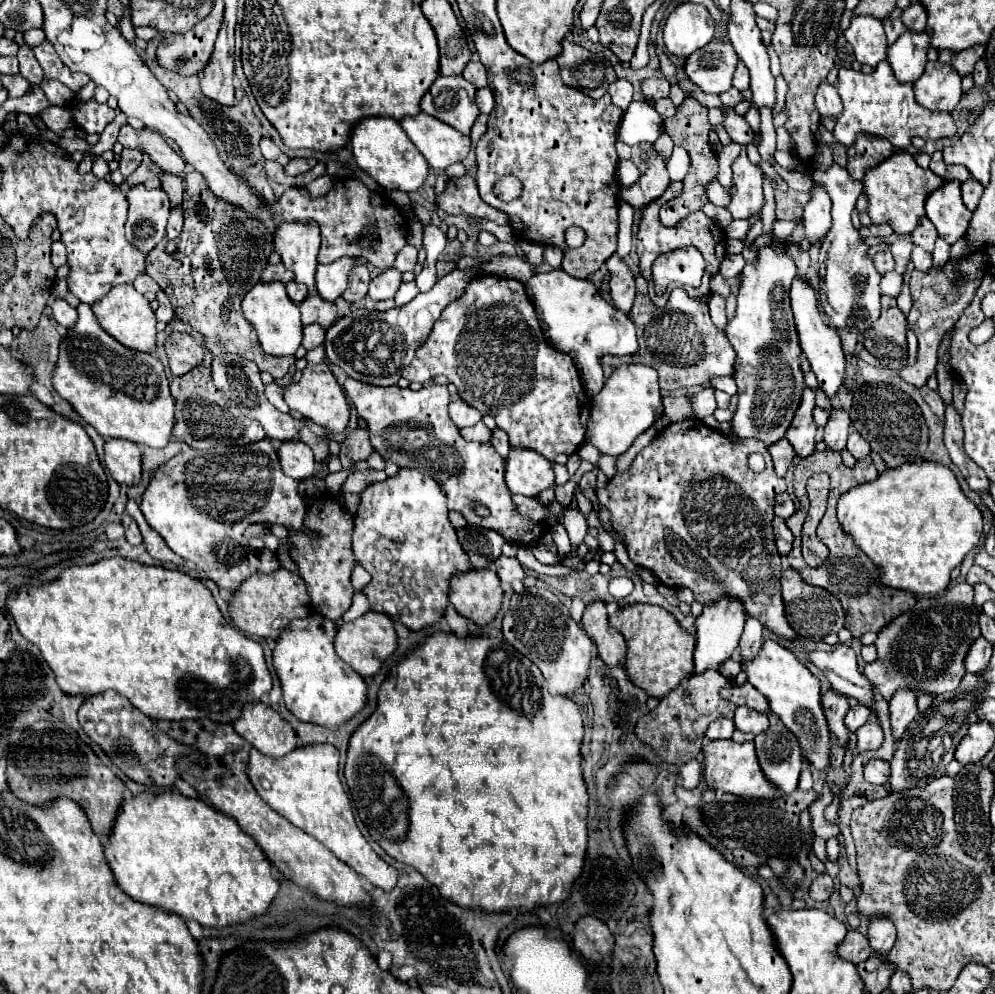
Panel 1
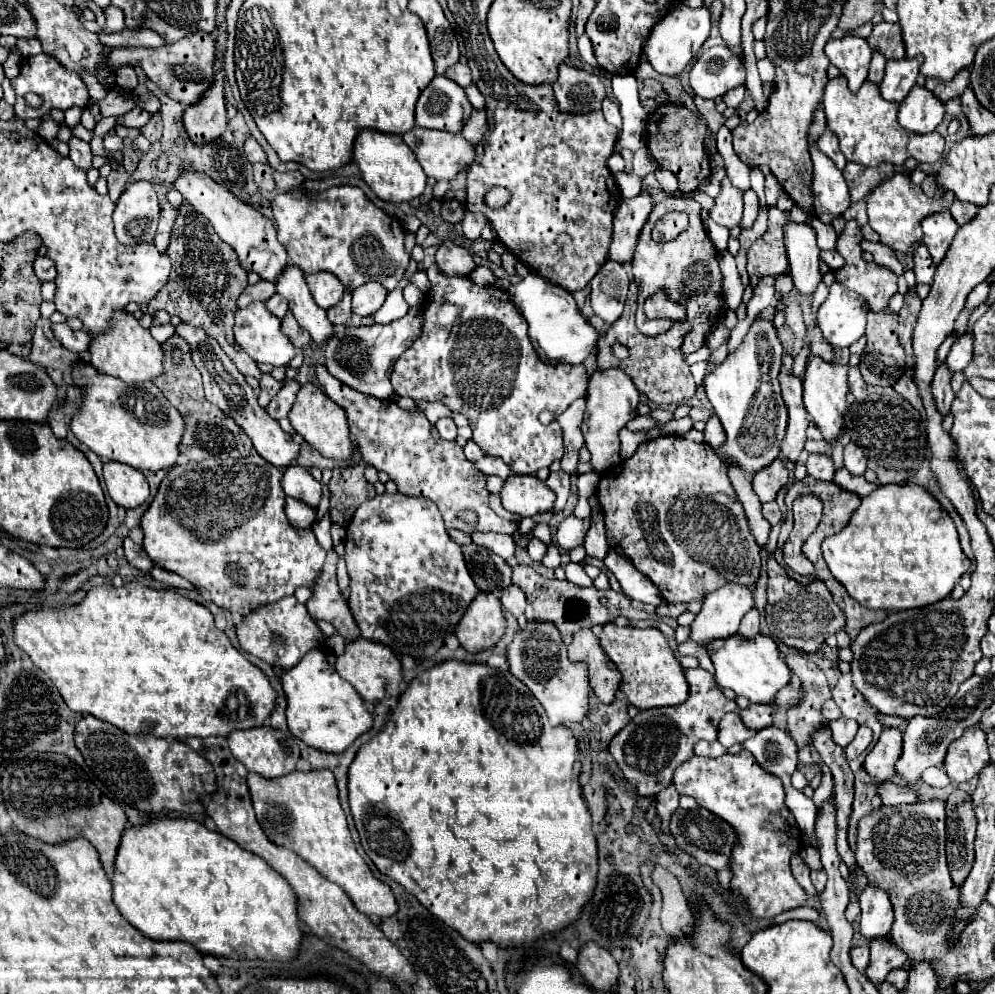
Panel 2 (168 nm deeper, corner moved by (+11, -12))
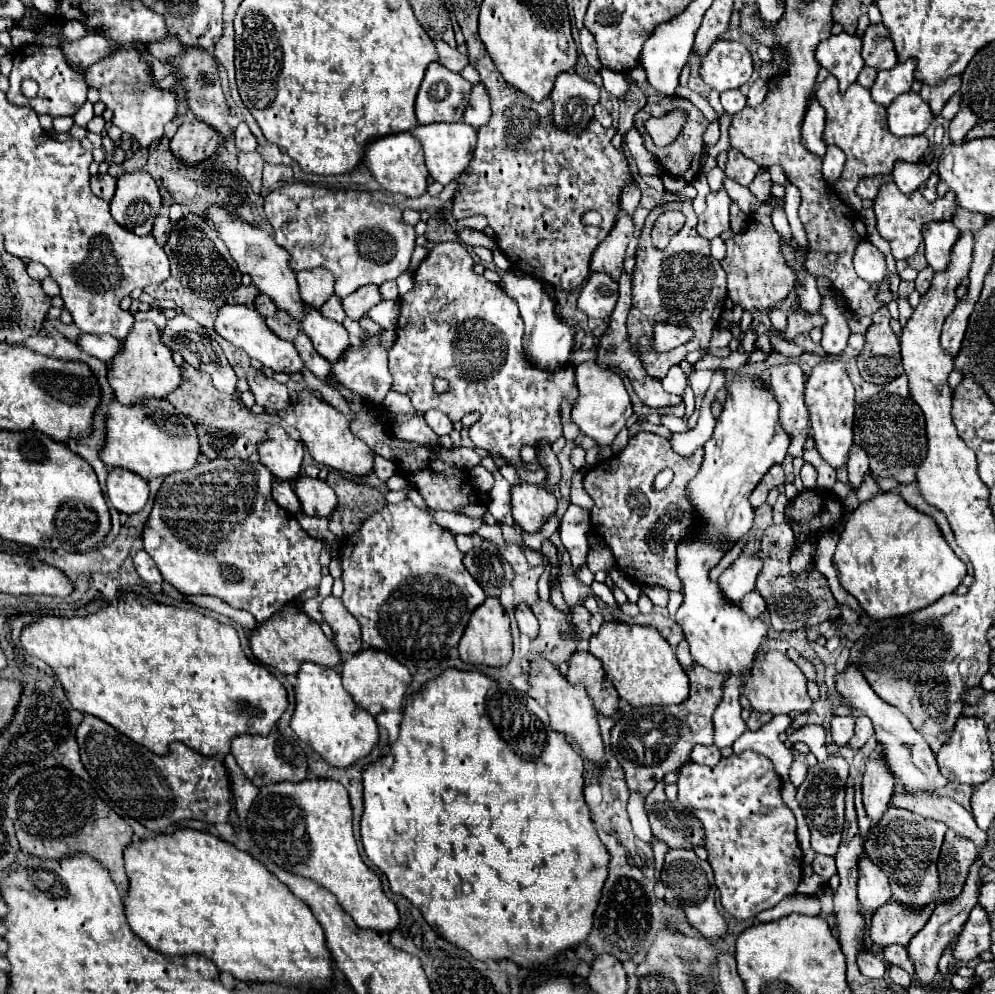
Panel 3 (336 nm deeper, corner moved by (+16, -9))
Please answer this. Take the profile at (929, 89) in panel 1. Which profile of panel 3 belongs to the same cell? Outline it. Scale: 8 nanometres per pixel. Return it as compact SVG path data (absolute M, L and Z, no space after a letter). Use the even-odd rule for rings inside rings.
M916 92L900 94L900 98L896 98L886 112L888 112L888 128L898 138L924 134L924 130L930 126L934 118L930 106Z

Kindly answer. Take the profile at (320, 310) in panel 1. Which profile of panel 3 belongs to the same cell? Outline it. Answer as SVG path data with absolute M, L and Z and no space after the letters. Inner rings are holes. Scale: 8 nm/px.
M278 310L274 316L266 318L266 326L268 326L276 336L280 336L282 340L290 340L290 342L292 342L292 340L296 338L296 334L300 332L298 322L294 322L292 318L288 318L288 314L282 312L282 310Z

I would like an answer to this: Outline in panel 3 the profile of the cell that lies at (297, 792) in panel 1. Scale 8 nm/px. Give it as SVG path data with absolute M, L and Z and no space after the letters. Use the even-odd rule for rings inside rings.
M306 780L306 782L298 782L298 784L280 782L274 786L260 788L260 794L256 796L254 804L248 810L246 830L252 834L252 840L256 842L256 846L274 864L330 890L336 896L338 904L346 910L346 914L352 916L356 926L360 926L364 930L376 930L380 934L382 932L390 934L392 930L396 930L396 926L400 922L398 908L382 892L382 884L380 884L380 878L376 876L376 872L372 872L360 858L360 852L358 852L358 846L354 840L354 832L352 832L350 798L348 798L348 792L344 790L344 786L340 786L340 782L336 782L336 780Z

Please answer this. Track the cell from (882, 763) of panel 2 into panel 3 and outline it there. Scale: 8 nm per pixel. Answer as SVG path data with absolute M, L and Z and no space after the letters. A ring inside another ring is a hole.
M870 758L866 764L866 774L862 778L862 800L864 810L872 824L880 822L884 812L890 808L890 798L894 792L896 778L888 772L880 758Z

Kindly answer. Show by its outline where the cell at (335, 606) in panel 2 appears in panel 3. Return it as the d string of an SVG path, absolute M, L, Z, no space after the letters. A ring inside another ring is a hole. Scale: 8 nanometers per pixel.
M330 595L322 604L320 612L326 624L330 624L334 632L334 642L342 654L354 656L362 650L362 638L360 638L360 624L356 618L344 608L341 599Z

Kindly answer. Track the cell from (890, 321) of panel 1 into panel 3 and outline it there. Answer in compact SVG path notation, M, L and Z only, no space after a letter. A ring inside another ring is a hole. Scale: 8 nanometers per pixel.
M884 304L872 318L872 326L866 332L866 344L858 356L858 370L860 376L866 382L872 384L888 384L894 378L898 378L904 370L902 370L902 358L900 358L900 340L898 336L892 332L890 328L891 315L888 312L888 306Z

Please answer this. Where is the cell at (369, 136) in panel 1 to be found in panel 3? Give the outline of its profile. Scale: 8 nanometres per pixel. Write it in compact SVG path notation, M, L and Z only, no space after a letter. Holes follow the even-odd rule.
M400 132L374 140L366 148L364 164L370 168L378 184L388 192L398 192L408 198L416 198L422 196L428 188L428 170L424 166L424 152L420 142L416 142L416 138L412 138L410 132Z

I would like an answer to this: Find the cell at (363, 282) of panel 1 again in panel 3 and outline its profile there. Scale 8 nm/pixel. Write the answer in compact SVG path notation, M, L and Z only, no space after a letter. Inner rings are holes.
M332 296L330 300L324 302L324 306L320 308L320 314L322 314L324 318L336 320L336 322L342 322L342 320L346 318L346 314L344 314L344 310L342 310L342 304L340 304L340 298L336 298L336 296Z

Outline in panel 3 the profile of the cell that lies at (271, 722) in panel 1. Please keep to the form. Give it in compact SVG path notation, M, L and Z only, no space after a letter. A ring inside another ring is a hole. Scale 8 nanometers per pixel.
M272 732L270 736L236 736L236 740L232 740L232 756L246 778L258 788L276 782L300 782L308 776L308 762L300 740L280 732Z

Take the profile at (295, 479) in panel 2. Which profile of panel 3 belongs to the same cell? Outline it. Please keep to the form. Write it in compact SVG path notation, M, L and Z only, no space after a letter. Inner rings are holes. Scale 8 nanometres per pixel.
M300 476L296 480L296 494L300 498L302 510L308 516L328 518L338 504L336 492L326 482L314 480L314 478L308 478L308 476Z

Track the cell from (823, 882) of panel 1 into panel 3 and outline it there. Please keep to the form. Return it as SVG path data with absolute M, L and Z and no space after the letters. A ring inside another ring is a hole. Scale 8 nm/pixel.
M816 854L814 862L812 862L812 868L816 874L820 874L824 880L830 880L834 874L836 874L836 864L834 864L834 858L828 858L824 854Z

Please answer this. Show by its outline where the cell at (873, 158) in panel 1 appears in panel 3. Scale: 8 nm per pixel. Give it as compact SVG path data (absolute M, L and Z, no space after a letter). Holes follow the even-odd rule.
M888 174L888 176L862 178L862 180L860 180L860 184L858 184L858 188L856 188L856 194L858 194L862 200L866 200L866 198L874 200L874 198L876 198L876 194L878 194L878 190L880 190L880 186L882 186L882 184L886 184L886 182L892 182L892 176L890 176L890 174Z

